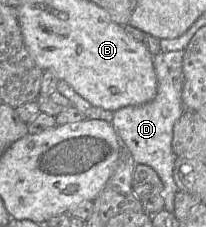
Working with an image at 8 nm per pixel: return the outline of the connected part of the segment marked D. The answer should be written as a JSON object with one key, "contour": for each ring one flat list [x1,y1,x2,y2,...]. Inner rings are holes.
{"contour":[[184,50,159,52,153,56,153,66,157,77,157,93,153,100,136,106,126,106,113,112,112,126,122,143,129,149,134,162,151,167,159,176,162,184,164,209,174,211,174,198,179,191,173,178,176,155,172,150,173,127,184,111,182,70]]}

